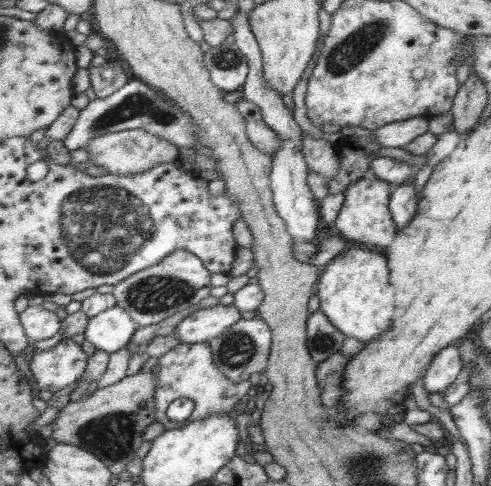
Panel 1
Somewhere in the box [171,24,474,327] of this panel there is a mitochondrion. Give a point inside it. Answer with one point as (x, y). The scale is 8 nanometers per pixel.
(226, 59)

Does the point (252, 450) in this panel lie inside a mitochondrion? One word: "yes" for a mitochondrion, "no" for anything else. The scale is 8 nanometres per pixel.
no

